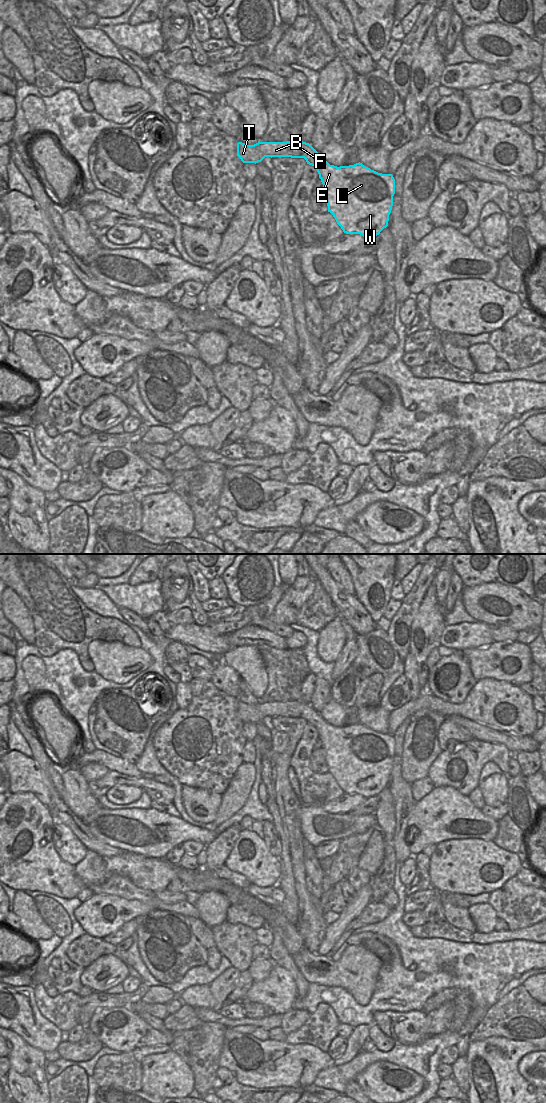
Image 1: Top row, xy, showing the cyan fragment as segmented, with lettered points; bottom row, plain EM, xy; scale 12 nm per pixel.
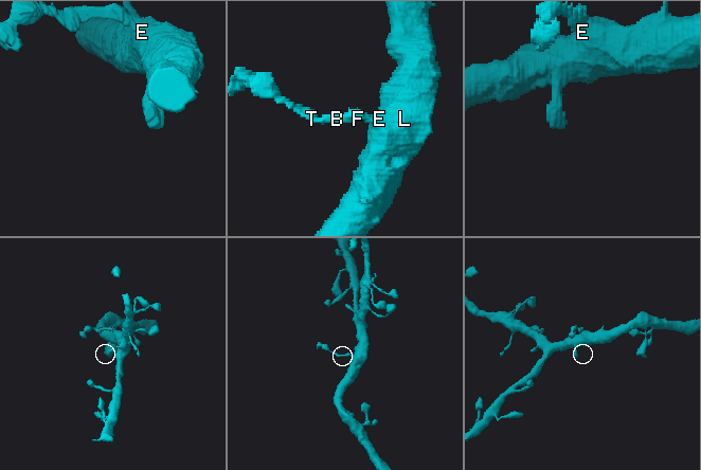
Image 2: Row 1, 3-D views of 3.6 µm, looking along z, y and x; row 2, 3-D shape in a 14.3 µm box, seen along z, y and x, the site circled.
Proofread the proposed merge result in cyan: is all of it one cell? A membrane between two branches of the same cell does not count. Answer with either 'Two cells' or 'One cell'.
Two cells.

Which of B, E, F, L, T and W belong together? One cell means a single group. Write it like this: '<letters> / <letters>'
B E F L W / T

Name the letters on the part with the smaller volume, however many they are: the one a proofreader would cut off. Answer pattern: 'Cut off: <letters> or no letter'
Cut off: T.

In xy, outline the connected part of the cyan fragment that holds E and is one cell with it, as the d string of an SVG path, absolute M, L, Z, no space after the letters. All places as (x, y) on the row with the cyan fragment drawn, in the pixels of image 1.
M303 141L260 142L257 149L261 160L265 157L304 158L316 168L325 190L325 201L337 224L346 234L360 234L364 238L375 237L388 226L389 215L395 194L395 179L392 174L378 173L356 163L349 166L330 165L309 143Z

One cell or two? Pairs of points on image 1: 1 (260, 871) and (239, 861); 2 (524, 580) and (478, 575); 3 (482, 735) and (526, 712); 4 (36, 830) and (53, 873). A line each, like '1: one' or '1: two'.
1: one
2: one
3: two
4: one

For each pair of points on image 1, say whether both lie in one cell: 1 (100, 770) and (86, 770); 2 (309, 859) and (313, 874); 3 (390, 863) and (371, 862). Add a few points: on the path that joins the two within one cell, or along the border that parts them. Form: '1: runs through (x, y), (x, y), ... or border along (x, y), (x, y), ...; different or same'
1: runs through (97, 770), (89, 770); same
2: runs through (311, 863), (313, 870); same
3: border along (384, 840), (383, 861), (372, 876); different

